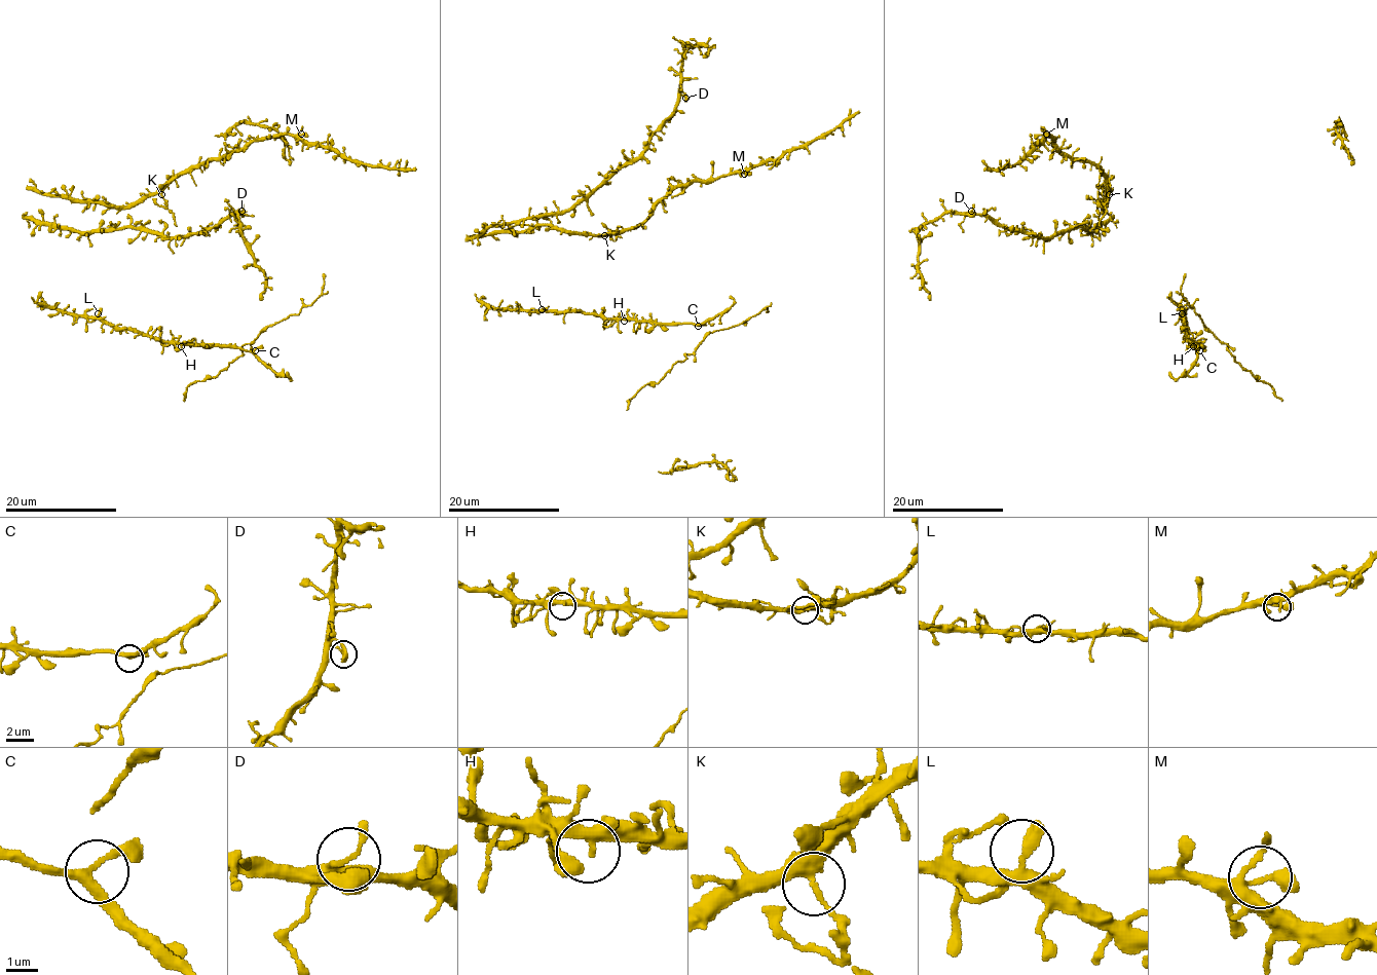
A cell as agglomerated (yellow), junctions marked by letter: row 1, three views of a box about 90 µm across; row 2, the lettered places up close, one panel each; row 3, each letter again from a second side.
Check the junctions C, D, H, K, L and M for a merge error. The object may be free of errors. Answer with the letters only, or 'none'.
K

